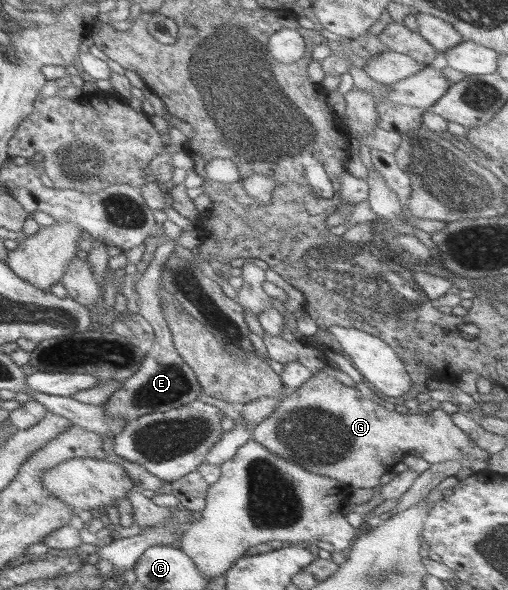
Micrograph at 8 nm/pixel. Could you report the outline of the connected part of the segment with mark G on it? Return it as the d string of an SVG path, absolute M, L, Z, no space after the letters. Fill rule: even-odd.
M319 372L312 374L301 387L289 391L271 416L253 429L252 439L261 443L271 454L298 464L315 475L333 479L345 486L373 489L380 485L380 479L385 473L403 461L409 450L416 450L419 458L431 464L458 460L463 462L463 466L471 468L471 462L481 460L489 465L490 454L479 448L463 429L457 428L451 416L441 409L433 409L429 413L391 412L391 409L387 410L371 399L365 399L356 388L344 386L332 376Z

